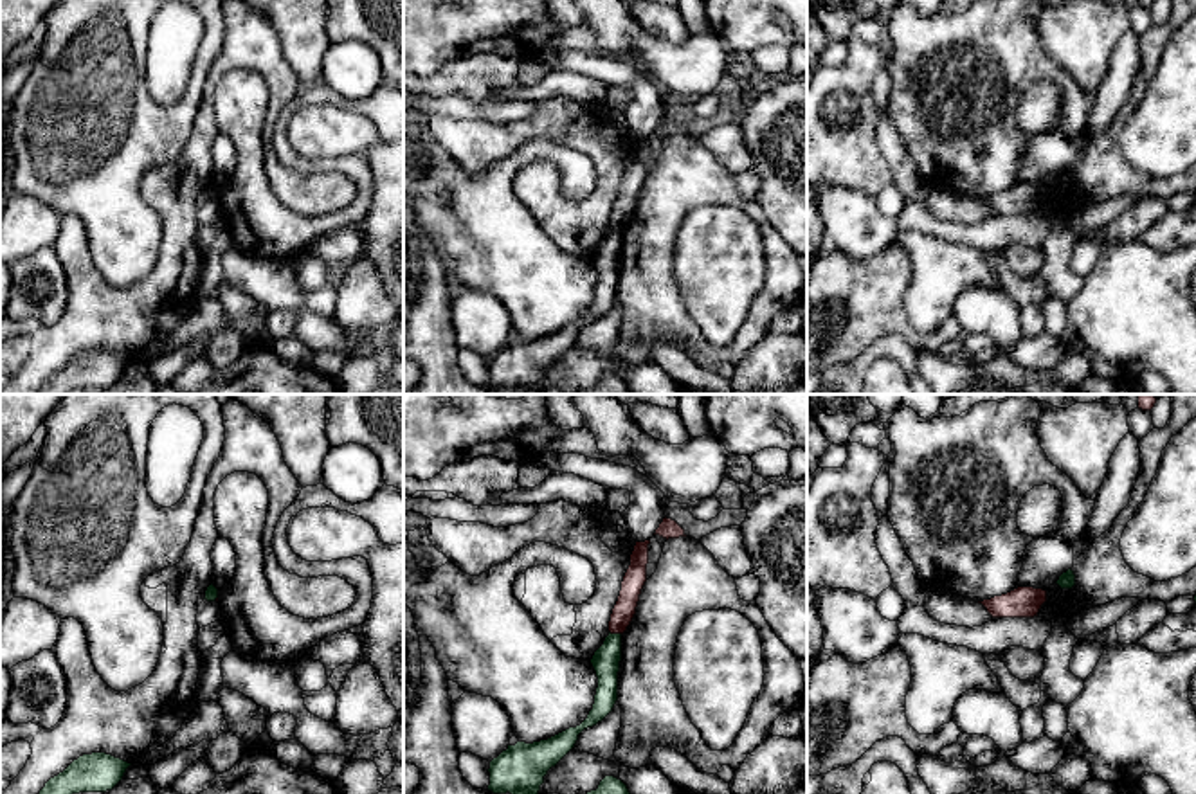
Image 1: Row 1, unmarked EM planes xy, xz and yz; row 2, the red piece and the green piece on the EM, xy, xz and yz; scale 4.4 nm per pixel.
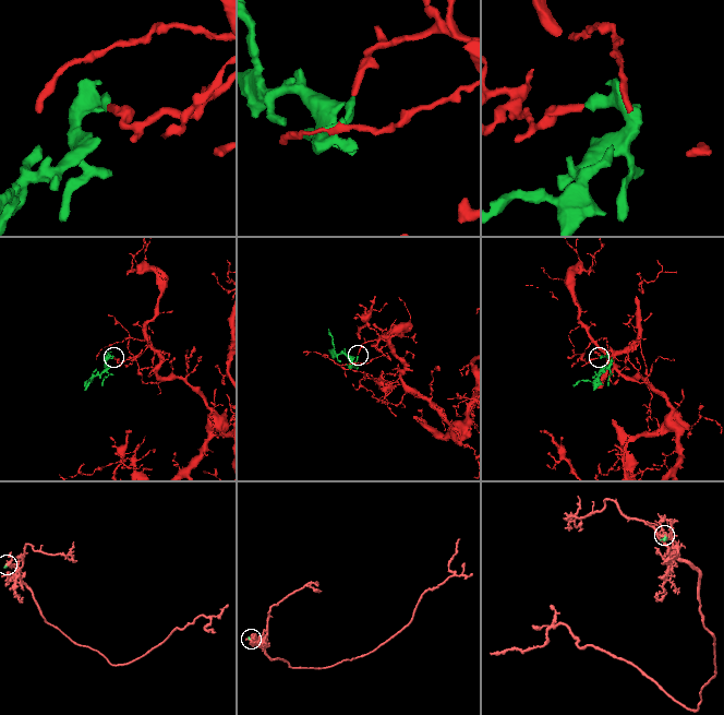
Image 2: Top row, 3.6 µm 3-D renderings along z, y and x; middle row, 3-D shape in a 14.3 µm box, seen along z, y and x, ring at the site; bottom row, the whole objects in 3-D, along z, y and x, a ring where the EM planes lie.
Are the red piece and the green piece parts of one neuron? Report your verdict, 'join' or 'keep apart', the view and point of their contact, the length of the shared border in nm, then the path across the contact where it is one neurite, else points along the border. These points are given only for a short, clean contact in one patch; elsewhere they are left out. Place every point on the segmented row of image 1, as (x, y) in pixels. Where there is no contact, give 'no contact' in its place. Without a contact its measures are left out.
keep apart; meets red in xz at (615, 632); contact 60 nm long; border along xz (609, 631), (620, 634)

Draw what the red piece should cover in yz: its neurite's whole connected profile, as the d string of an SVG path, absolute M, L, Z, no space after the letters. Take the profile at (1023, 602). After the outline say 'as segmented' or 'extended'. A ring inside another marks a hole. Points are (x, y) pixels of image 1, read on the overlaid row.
M1018 587L1007 594L978 603L982 603L992 618L1034 618L1045 601L1046 591Z | as segmented

